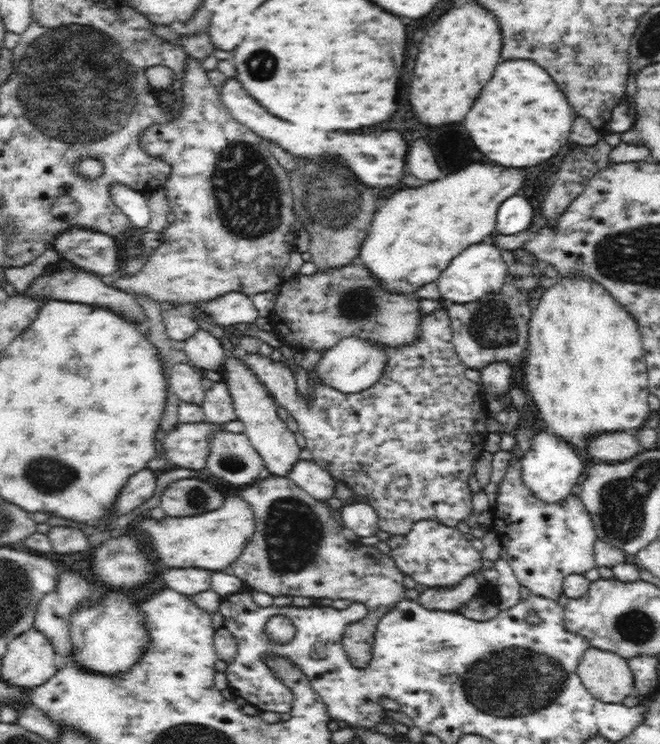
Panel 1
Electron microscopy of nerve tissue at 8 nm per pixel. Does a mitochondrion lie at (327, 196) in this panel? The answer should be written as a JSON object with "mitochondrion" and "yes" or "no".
{"mitochondrion":"yes"}

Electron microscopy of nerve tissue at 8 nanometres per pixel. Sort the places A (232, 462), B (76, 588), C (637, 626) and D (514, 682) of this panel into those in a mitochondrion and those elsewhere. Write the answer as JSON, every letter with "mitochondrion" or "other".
{"A":"mitochondrion","B":"other","C":"mitochondrion","D":"mitochondrion"}

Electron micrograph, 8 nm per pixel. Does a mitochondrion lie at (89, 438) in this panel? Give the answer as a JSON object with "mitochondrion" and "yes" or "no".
{"mitochondrion":"no"}

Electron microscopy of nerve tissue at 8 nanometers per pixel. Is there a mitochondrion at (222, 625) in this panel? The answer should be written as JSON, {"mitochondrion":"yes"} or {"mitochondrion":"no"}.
{"mitochondrion":"no"}

